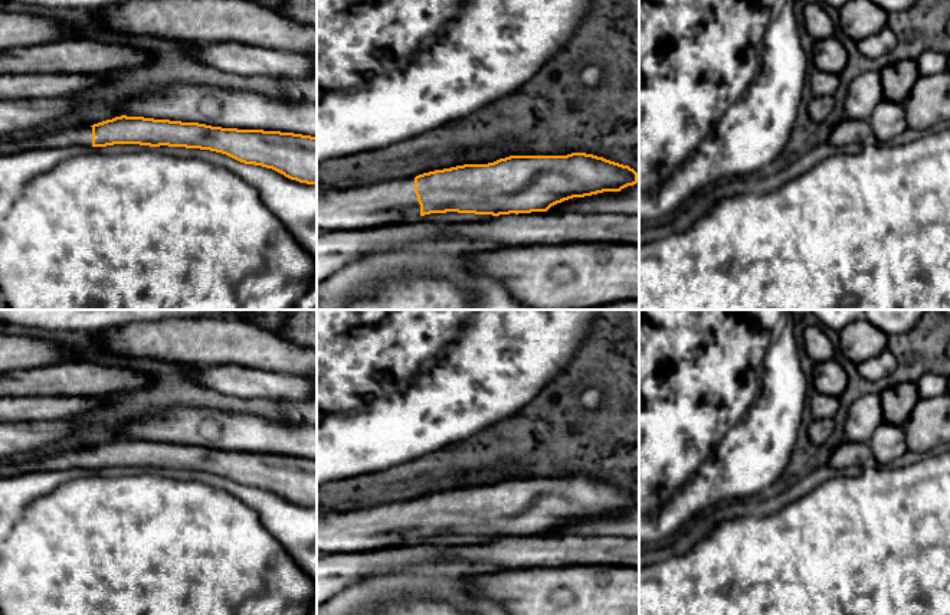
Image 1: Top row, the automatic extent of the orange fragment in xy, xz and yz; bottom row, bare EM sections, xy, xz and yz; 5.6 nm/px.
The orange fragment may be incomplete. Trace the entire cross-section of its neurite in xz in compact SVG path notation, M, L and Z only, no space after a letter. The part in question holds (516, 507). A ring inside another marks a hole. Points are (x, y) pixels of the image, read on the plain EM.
M586 475L567 478L510 478L488 487L463 487L402 503L332 510L317 517L317 556L358 553L417 543L430 536L510 537L547 534L573 520L620 514L639 506L639 495Z

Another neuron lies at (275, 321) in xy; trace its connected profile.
M0 310L0 323L46 331L102 331L168 318L238 318L271 333L289 324L286 310Z

